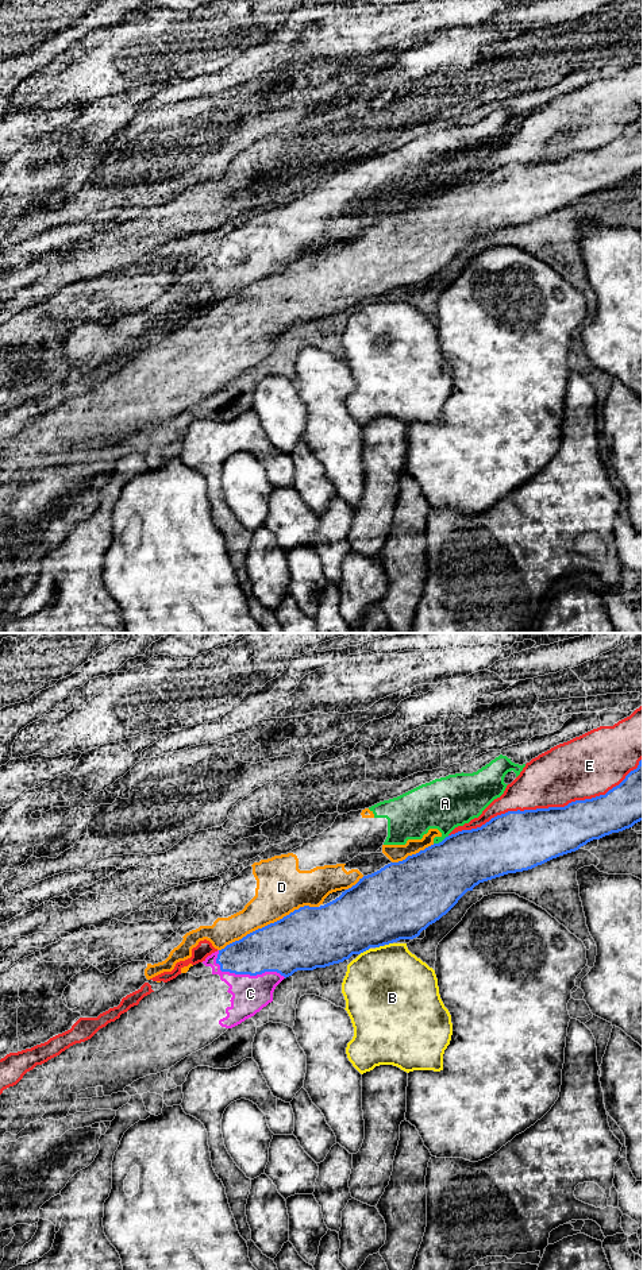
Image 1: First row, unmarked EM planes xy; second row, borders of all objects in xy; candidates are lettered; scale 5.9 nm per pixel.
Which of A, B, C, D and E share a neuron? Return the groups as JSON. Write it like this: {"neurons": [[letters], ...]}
{"neurons": [["A", "D"], ["B"], ["C"], ["E"]]}

